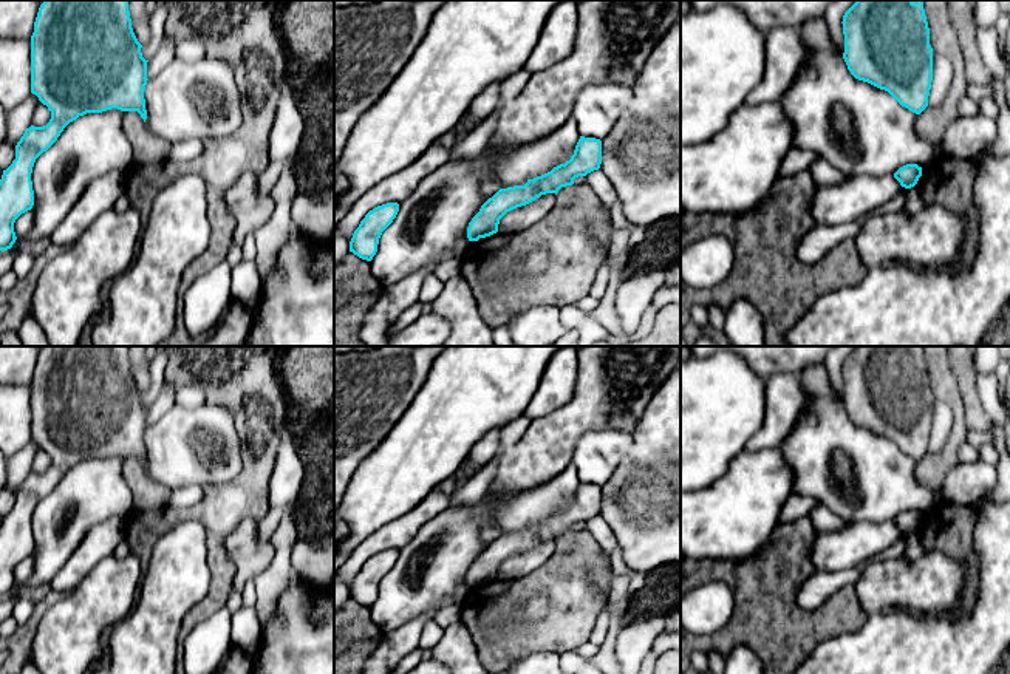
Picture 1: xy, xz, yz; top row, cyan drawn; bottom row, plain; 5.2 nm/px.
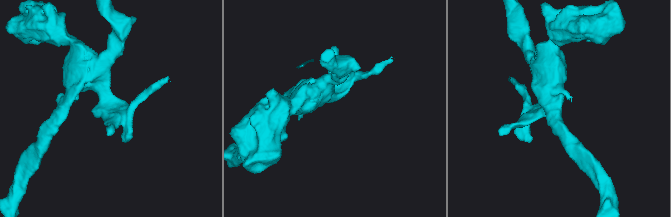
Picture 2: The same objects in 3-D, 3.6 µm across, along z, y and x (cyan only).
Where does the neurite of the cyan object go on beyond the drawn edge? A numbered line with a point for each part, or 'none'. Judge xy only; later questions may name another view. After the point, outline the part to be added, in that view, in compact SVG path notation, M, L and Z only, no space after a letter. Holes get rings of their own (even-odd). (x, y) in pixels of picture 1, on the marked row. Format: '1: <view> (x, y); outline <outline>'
none

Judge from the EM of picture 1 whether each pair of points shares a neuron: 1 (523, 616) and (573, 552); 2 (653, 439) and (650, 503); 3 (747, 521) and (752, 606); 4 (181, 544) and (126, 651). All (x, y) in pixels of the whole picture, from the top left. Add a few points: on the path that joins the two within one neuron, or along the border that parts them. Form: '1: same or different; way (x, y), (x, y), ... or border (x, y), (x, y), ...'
1: different; border (548, 599), (543, 594), (531, 594), (509, 614)
2: same; way (653, 455), (653, 487)
3: different; border (775, 534), (761, 552), (746, 560), (713, 563)
4: same; way (178, 571), (160, 609), (144, 625)

